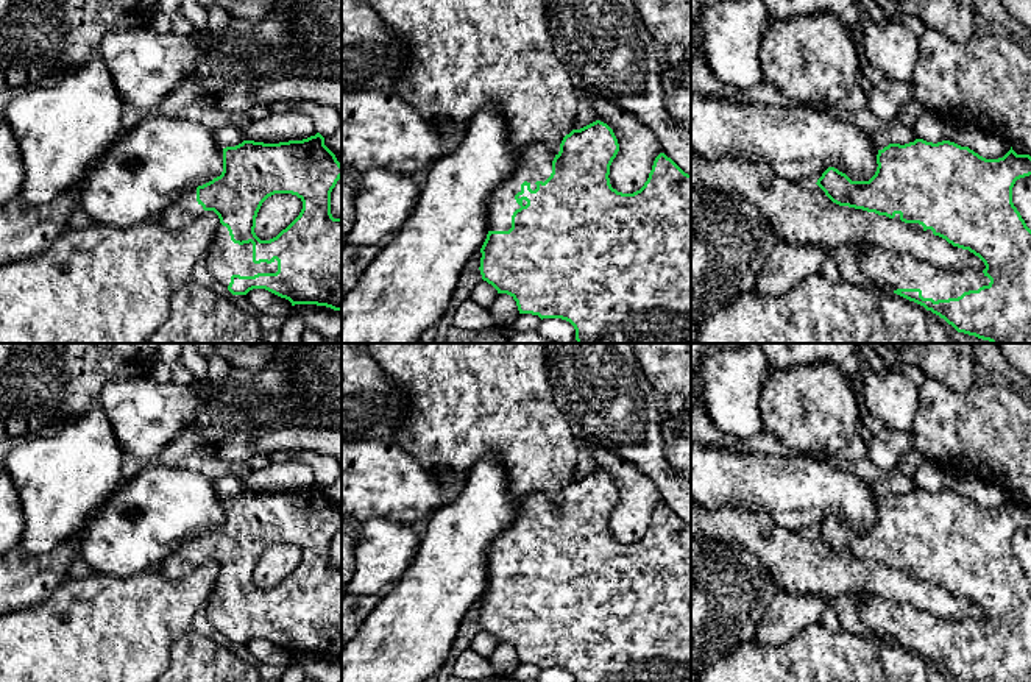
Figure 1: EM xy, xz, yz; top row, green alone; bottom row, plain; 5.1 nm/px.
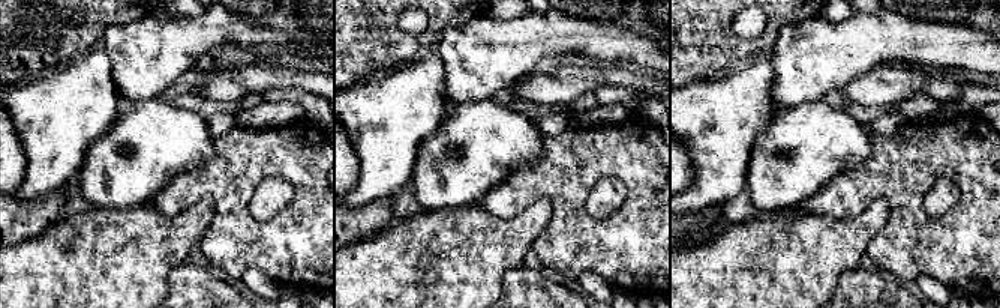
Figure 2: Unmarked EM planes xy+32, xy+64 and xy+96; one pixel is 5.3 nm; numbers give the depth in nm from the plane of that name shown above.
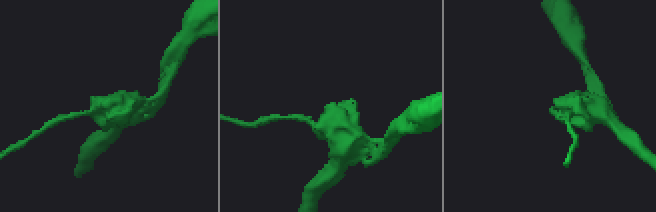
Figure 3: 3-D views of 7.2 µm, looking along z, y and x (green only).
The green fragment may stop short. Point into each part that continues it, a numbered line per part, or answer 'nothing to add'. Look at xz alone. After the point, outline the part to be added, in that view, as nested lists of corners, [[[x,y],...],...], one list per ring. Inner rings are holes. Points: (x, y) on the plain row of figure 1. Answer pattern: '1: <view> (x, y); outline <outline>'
1: xz (535, 511); outline [[[532,493],[519,504],[516,520],[504,529],[490,545],[487,557],[488,581],[508,581],[512,565],[521,556],[515,545],[521,542],[521,534],[527,531],[530,538],[537,538],[537,531],[546,531],[552,523],[555,501],[549,493]]]

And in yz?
1: yz (889, 620); outline [[[863,595],[856,601],[861,620],[869,624],[875,637],[886,641],[897,638],[920,638],[923,648],[948,649],[964,641],[989,635],[983,620],[944,620],[911,604],[884,601]]]

